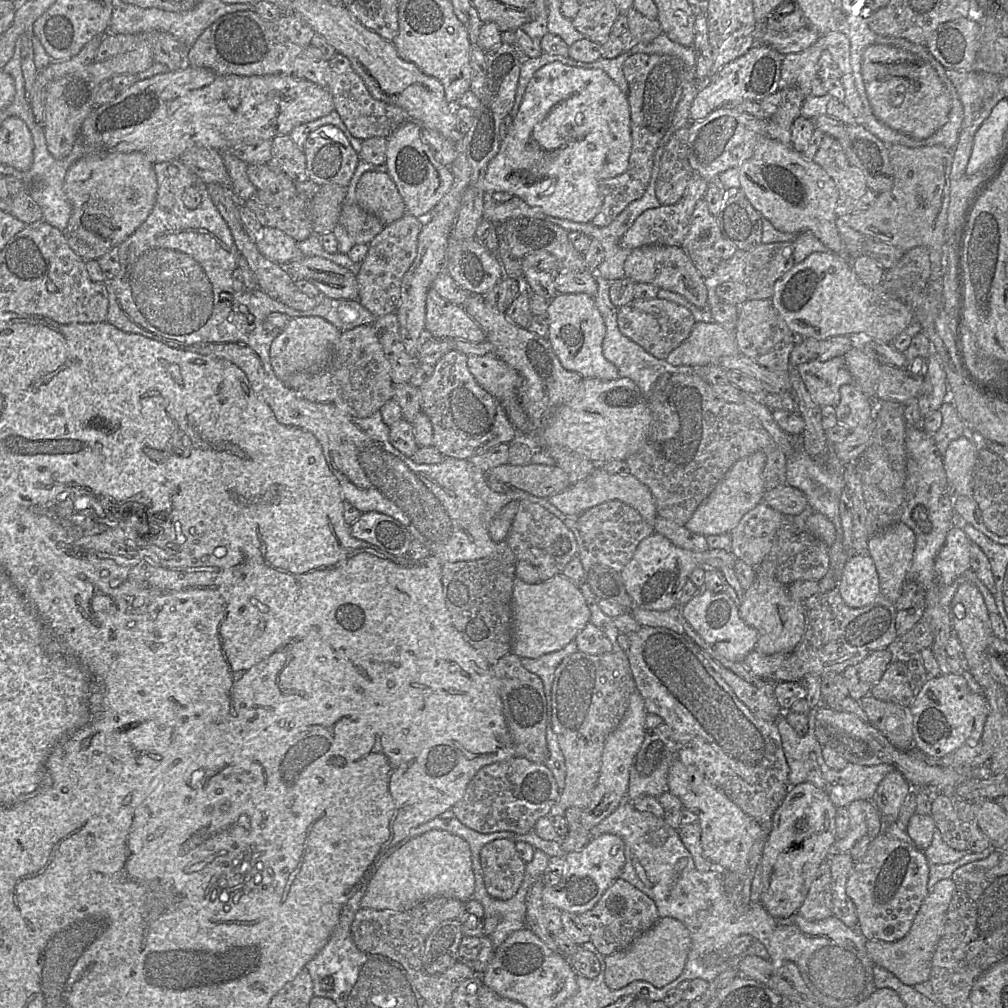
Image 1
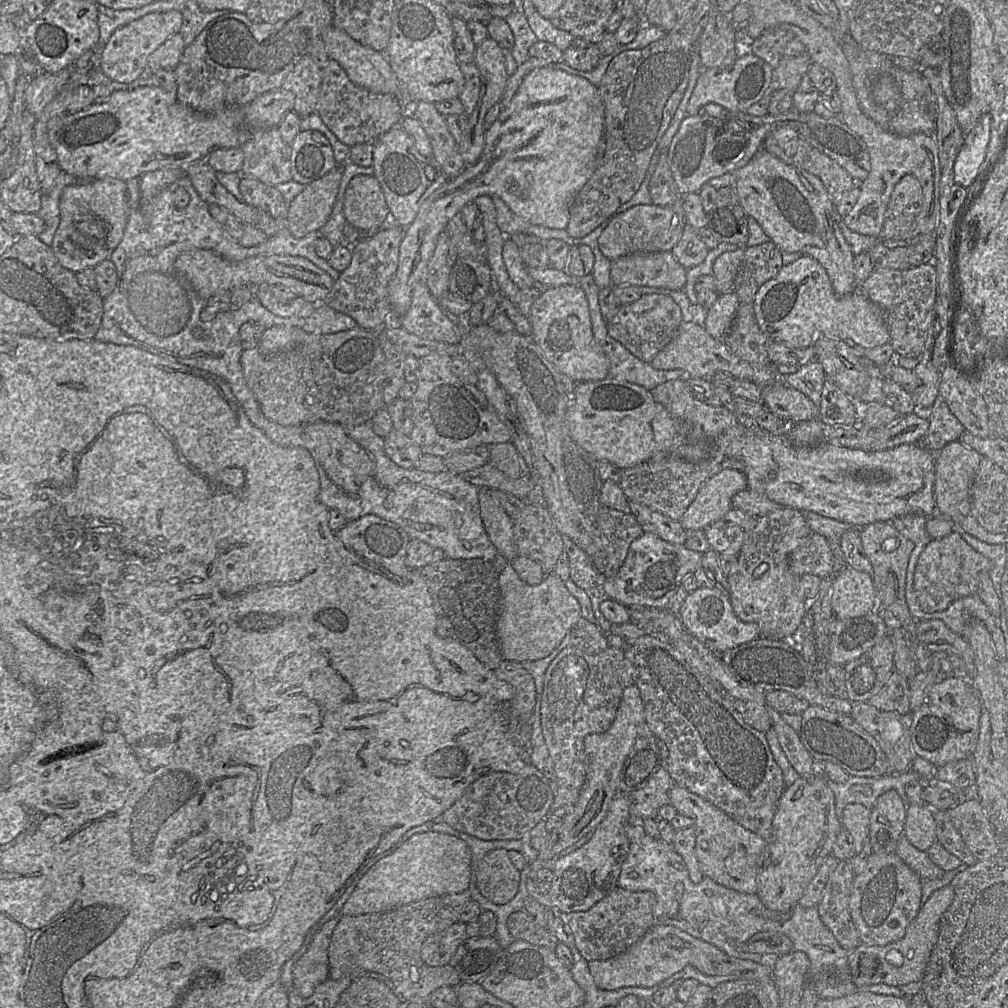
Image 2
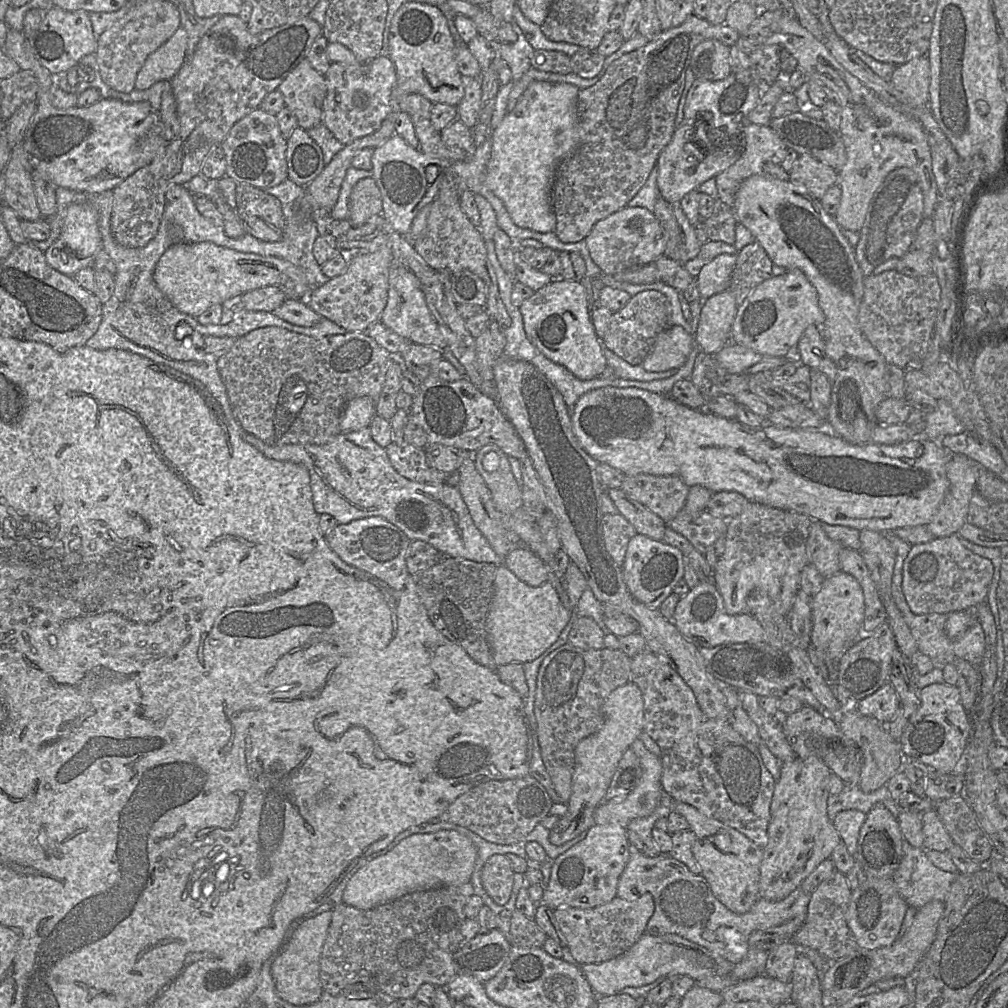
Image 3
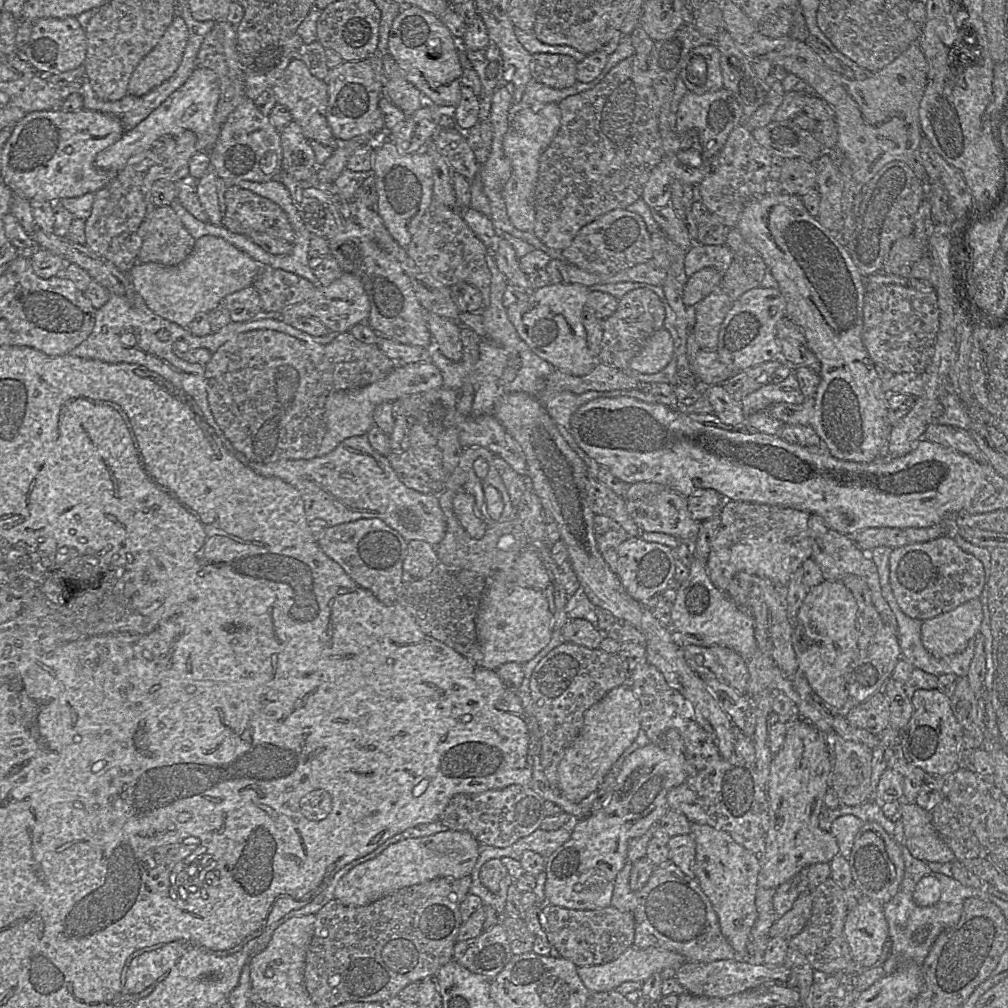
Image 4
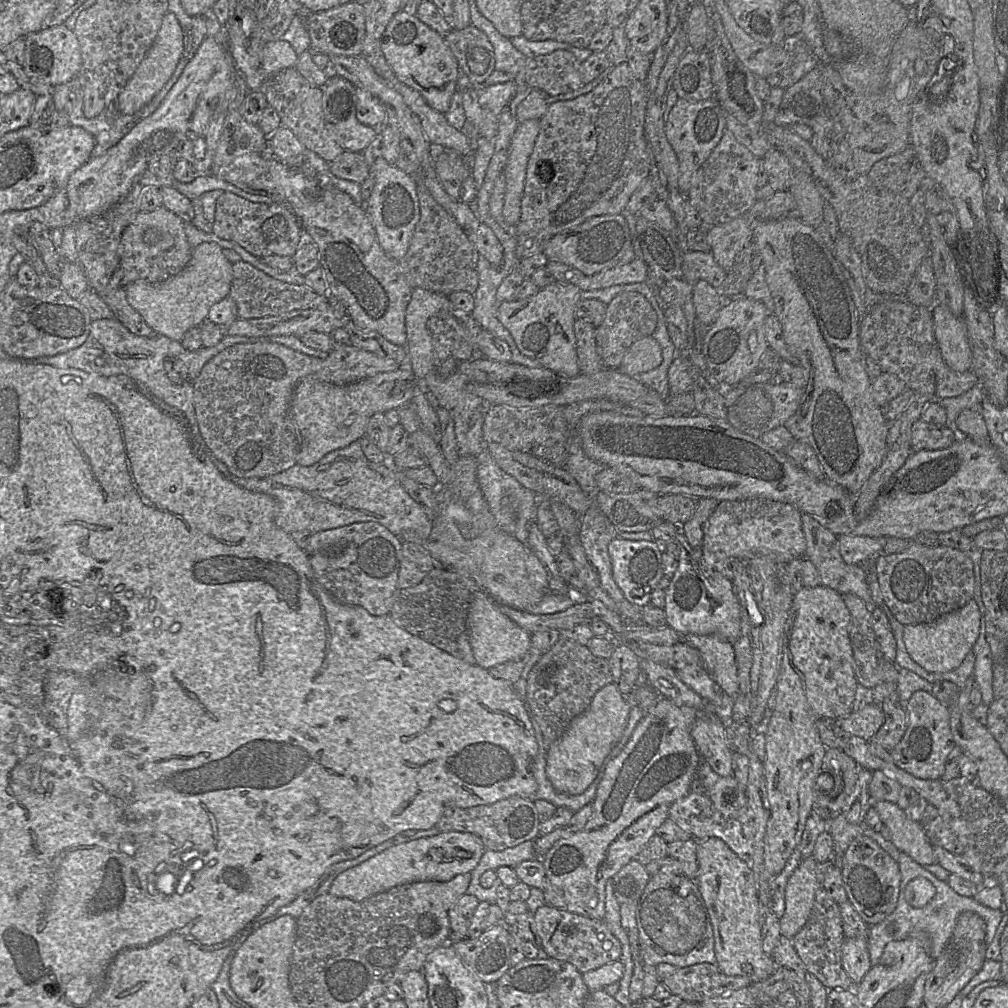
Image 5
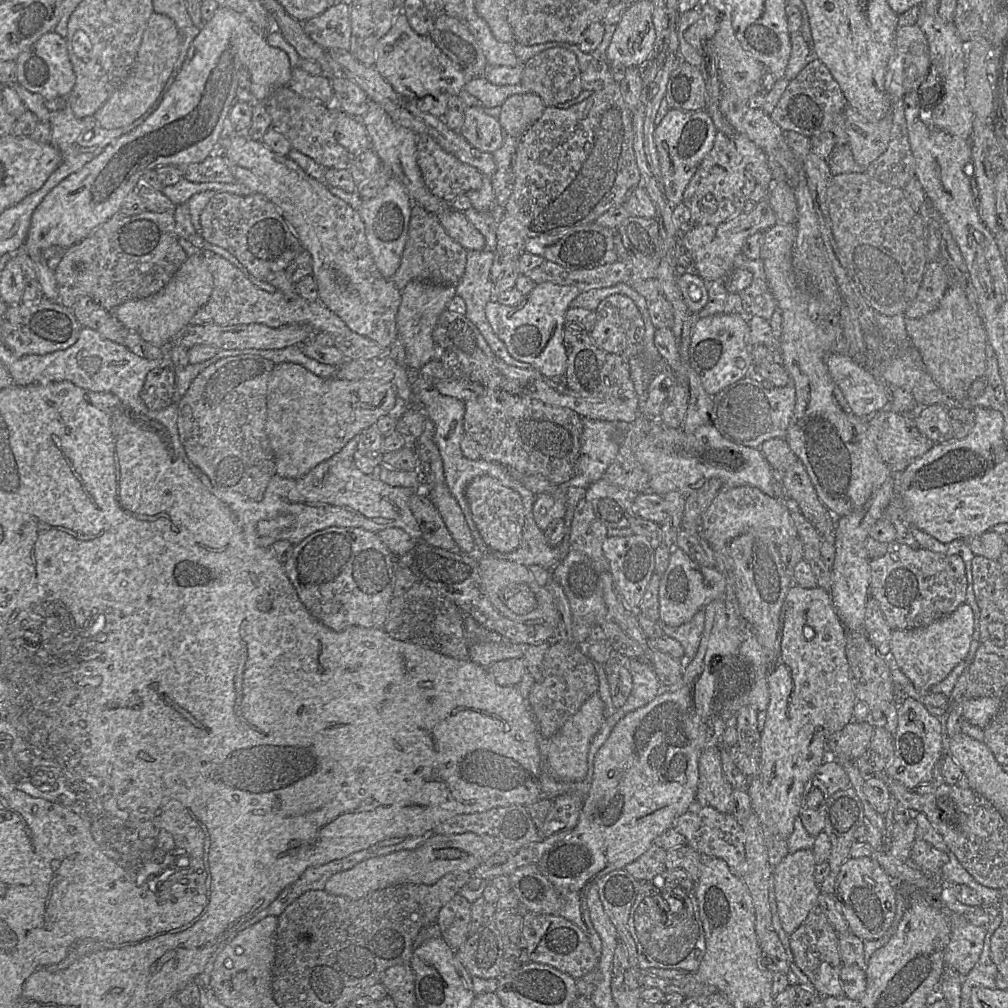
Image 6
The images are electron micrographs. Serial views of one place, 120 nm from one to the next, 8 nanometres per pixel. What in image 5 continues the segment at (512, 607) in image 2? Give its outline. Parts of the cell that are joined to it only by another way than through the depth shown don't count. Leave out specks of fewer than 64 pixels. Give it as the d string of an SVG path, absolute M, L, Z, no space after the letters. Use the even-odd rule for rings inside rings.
M484 590L472 594L467 621L471 648L479 667L488 670L505 662L521 661L529 654L532 634L502 613L499 605Z

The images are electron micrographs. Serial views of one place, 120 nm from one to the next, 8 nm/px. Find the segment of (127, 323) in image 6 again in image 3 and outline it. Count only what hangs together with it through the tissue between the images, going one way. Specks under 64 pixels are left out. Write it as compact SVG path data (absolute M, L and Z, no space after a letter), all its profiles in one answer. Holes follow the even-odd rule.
M209 241L172 244L157 262L153 278L178 310L195 318L214 304L222 304L233 296L243 295L256 288L278 285L285 292L292 293L291 297L306 301L309 292L318 287L311 286L309 275L289 261L240 252Z

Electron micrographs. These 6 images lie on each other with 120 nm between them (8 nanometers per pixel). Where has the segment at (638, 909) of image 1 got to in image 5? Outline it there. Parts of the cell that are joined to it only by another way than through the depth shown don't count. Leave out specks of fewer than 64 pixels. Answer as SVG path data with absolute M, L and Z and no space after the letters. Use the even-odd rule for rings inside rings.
M547 904L539 907L533 916L541 947L547 957L571 963L582 974L621 957L621 943L603 919L588 918Z

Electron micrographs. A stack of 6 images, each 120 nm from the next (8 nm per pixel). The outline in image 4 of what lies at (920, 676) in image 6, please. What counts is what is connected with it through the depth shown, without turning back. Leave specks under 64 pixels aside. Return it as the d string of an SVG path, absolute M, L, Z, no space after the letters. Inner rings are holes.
M979 598L971 599L948 612L923 620L922 643L936 658L960 653L980 632L982 621L983 610Z

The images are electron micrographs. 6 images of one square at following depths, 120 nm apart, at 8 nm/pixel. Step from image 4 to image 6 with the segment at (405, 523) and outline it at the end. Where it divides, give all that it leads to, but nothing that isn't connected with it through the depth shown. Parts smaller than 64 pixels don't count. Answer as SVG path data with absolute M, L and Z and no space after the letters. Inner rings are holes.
M360 434L303 477L288 479L277 474L272 476L263 498L259 501L251 500L236 492L223 494L218 498L237 517L246 539L250 542L254 542L258 537L259 521L271 520L284 514L291 514L294 517L292 526L263 537L273 539L273 543L286 540L296 545L309 535L329 527L362 528L375 533L388 528L400 528L413 539L422 541L421 528L409 506L409 500L417 490L393 487L374 475L361 472L354 462L354 453L357 451L359 440Z

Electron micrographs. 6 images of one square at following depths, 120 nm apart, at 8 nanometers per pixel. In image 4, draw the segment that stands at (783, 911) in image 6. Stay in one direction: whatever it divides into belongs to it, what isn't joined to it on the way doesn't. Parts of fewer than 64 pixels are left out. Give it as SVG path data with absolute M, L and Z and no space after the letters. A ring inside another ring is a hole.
M811 891L801 893L794 901L791 909L778 917L769 930L769 938L782 937L791 939L806 926L812 910Z

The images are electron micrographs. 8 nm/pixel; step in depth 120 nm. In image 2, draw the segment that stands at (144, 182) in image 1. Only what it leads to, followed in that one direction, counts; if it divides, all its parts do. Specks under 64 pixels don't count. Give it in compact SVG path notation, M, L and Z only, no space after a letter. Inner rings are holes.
M105 177L66 186L59 206L60 222L51 245L59 263L77 273L109 258L123 237L129 216L126 181Z

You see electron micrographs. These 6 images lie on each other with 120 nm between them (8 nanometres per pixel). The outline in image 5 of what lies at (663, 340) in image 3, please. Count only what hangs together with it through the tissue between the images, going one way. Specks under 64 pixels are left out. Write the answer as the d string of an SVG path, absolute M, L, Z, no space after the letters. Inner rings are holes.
M647 336L637 340L629 347L619 369L634 377L657 368L662 360L659 343L652 336Z

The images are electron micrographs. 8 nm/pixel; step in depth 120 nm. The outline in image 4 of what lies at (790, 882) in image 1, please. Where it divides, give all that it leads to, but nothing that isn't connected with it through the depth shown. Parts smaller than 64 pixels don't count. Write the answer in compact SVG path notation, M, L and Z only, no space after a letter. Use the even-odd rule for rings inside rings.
M793 718L788 723L789 727L784 743L781 749L774 754L770 763L767 782L769 827L761 854L755 854L760 861L757 883L758 887L762 888L776 889L802 868L821 862L830 863L833 857L839 853L836 838L830 831L822 830L818 823L831 770L830 748L825 740L825 735L801 718Z

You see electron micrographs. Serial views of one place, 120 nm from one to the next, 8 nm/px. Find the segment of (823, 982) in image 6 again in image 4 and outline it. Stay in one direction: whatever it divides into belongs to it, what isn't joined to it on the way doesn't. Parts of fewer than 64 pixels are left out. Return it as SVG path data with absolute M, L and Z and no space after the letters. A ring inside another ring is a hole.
M830 877L811 889L811 916L803 930L788 940L789 946L805 955L815 971L825 975L835 973L855 975L860 970L866 969L853 961L844 935L844 923L848 913L844 892L845 889Z

